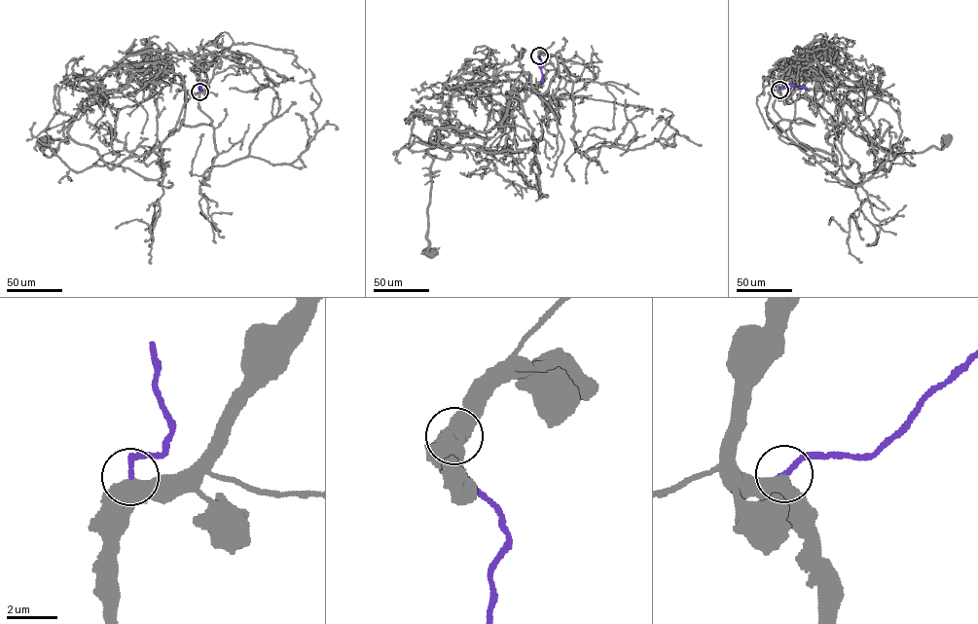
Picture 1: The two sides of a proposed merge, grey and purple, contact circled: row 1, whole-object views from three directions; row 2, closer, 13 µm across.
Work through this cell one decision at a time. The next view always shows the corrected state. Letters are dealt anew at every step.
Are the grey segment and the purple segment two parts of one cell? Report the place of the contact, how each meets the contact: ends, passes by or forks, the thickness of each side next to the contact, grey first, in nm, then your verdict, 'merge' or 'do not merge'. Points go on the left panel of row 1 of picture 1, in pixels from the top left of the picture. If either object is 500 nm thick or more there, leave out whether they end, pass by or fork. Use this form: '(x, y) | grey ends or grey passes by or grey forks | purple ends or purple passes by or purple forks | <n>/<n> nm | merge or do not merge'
(199, 91) | 750/200 nm | merge

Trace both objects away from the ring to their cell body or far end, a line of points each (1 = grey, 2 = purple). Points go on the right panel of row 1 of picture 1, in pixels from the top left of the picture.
1: (779, 90), (774, 109), (814, 125), (790, 129), (834, 165), (825, 137), (844, 120), (896, 153), (948, 138)
2: (779, 90), (788, 84), (805, 88)

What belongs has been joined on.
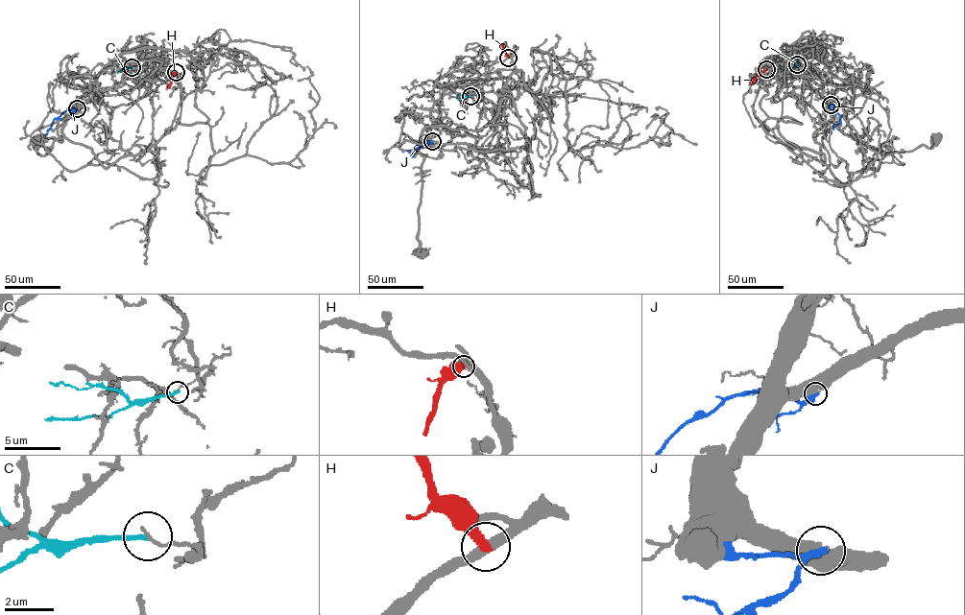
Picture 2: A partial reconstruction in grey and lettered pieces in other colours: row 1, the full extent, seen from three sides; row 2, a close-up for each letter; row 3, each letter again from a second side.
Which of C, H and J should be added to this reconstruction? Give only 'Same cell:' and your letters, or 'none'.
Same cell: none

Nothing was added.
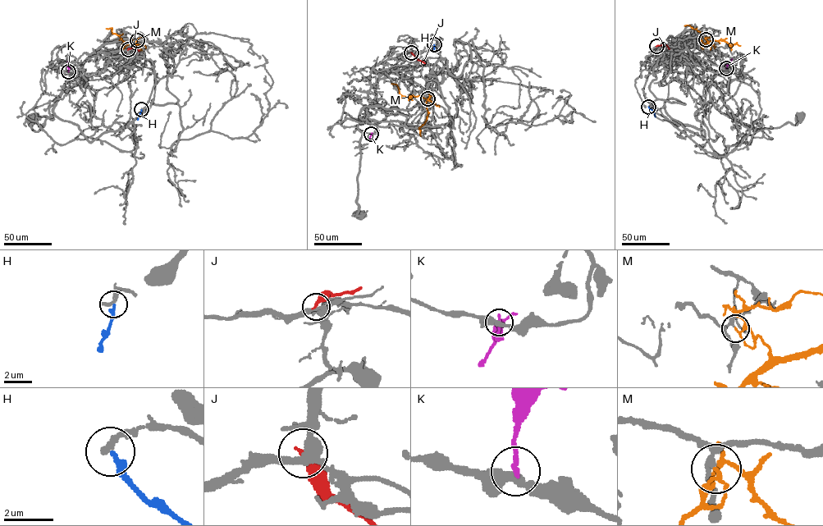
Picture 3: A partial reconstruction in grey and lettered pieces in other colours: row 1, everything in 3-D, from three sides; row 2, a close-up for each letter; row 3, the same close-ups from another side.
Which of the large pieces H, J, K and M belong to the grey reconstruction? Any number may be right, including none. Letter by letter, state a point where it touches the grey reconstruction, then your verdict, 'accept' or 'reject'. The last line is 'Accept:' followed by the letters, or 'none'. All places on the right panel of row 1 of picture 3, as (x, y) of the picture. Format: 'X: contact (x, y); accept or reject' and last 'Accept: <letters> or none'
H: contact (648, 107); reject
J: contact (656, 46); reject
K: contact (726, 68); reject
M: contact (706, 39); reject
Accept: none

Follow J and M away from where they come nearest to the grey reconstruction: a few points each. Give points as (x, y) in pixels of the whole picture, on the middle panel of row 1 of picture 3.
J: (411, 52), (425, 63)
M: (427, 98), (427, 101), (420, 95), (402, 96), (397, 85), (391, 84)

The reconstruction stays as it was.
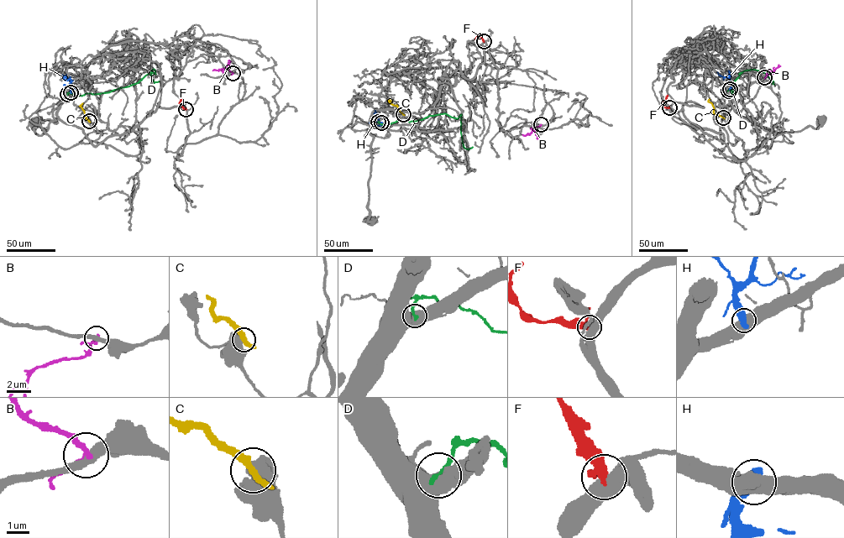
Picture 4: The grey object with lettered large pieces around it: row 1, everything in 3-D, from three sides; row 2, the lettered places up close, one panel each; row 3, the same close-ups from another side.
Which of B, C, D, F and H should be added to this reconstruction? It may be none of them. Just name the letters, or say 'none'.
none

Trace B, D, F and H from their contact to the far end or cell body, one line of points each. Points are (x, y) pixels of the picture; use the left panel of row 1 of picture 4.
B: (233, 73), (226, 68), (212, 70)
D: (67, 94), (109, 92), (138, 82), (150, 72), (155, 74), (153, 69), (150, 77), (154, 81), (159, 81)
F: (186, 109), (179, 102), (180, 96)
H: (70, 92), (70, 76)

